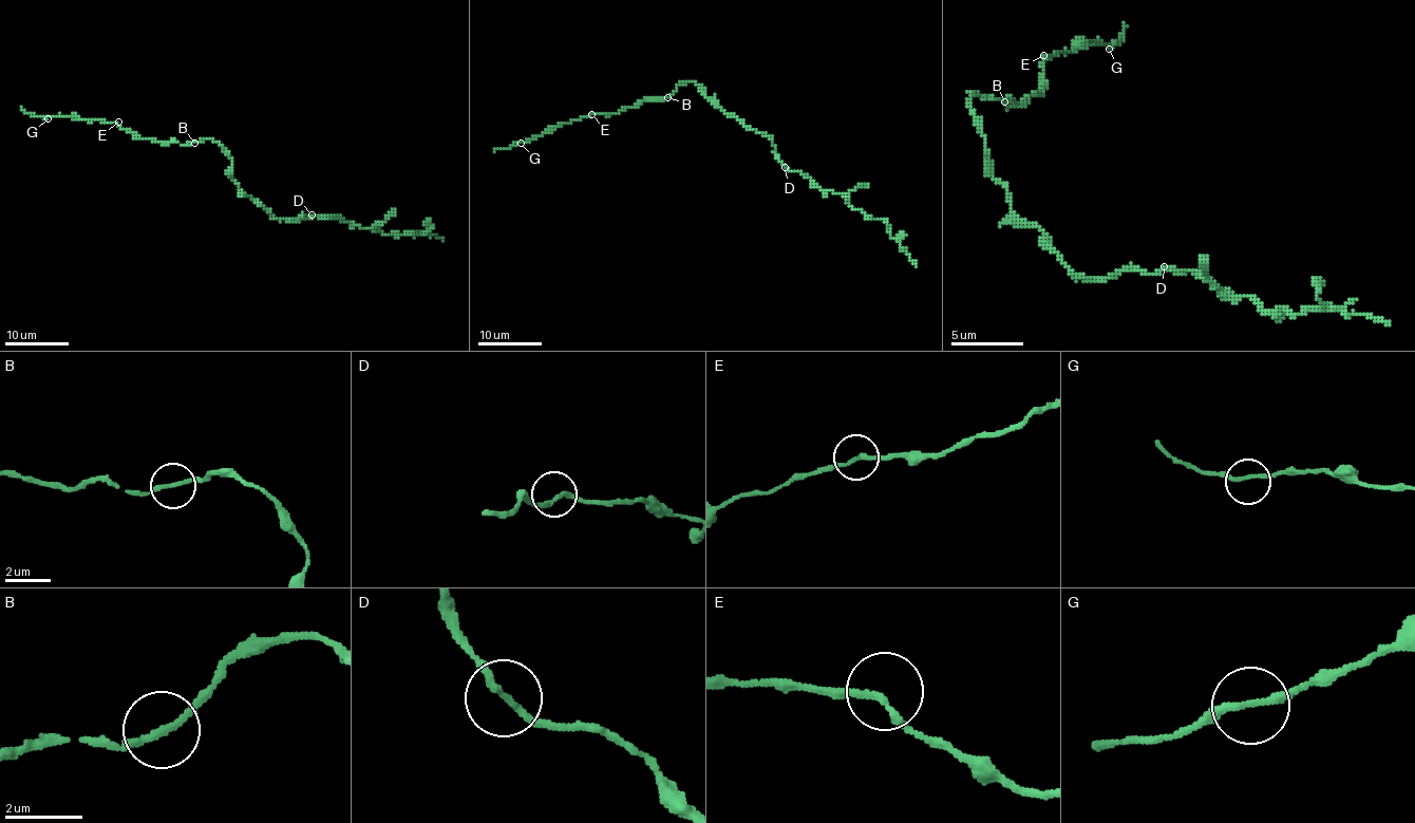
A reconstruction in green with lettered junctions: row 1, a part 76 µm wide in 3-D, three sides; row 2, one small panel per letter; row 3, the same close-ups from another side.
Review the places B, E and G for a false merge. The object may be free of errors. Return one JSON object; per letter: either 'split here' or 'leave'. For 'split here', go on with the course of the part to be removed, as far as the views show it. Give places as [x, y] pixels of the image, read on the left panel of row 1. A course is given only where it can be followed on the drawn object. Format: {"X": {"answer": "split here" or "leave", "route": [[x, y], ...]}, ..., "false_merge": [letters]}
{"B": {"answer": "leave"}, "E": {"answer": "leave"}, "G": {"answer": "leave"}, "false_merge": []}

